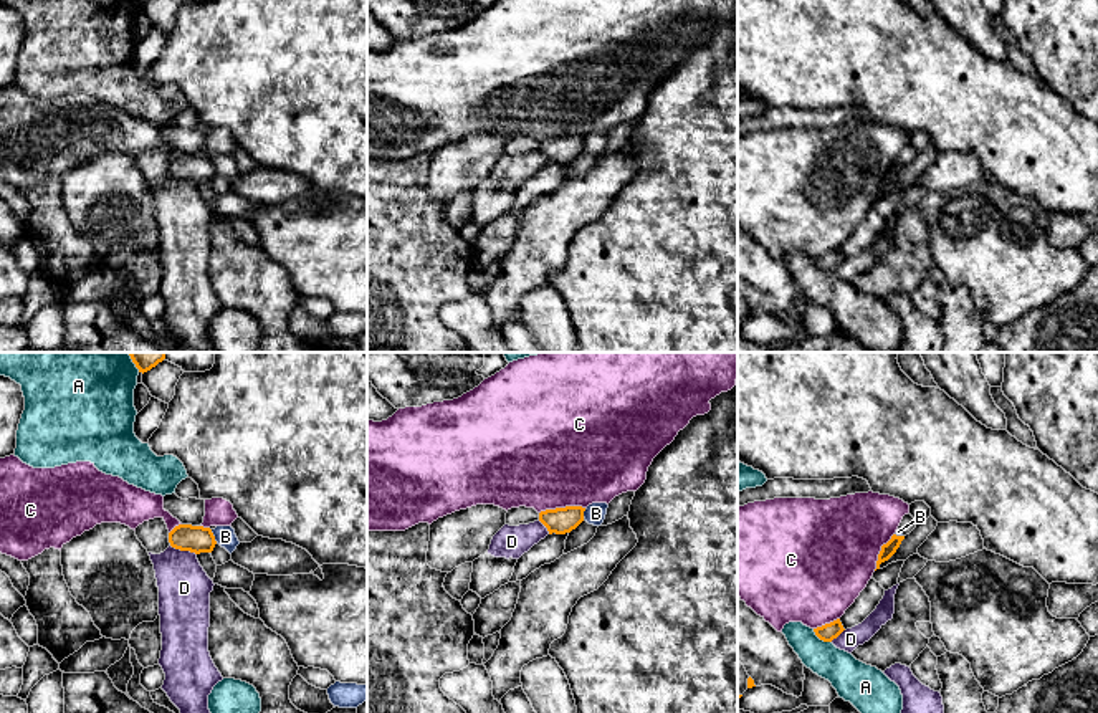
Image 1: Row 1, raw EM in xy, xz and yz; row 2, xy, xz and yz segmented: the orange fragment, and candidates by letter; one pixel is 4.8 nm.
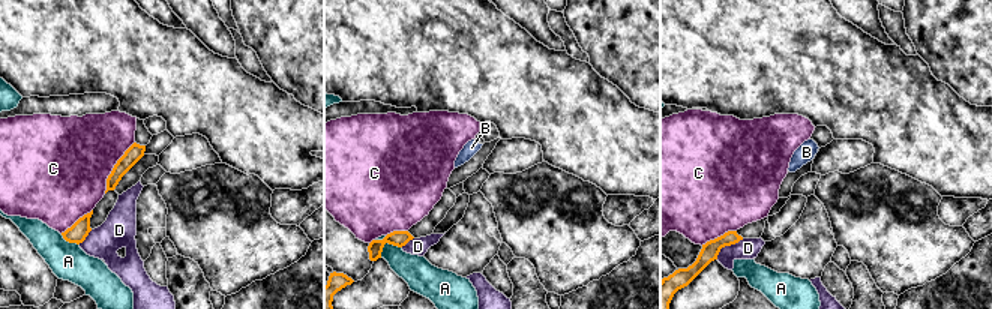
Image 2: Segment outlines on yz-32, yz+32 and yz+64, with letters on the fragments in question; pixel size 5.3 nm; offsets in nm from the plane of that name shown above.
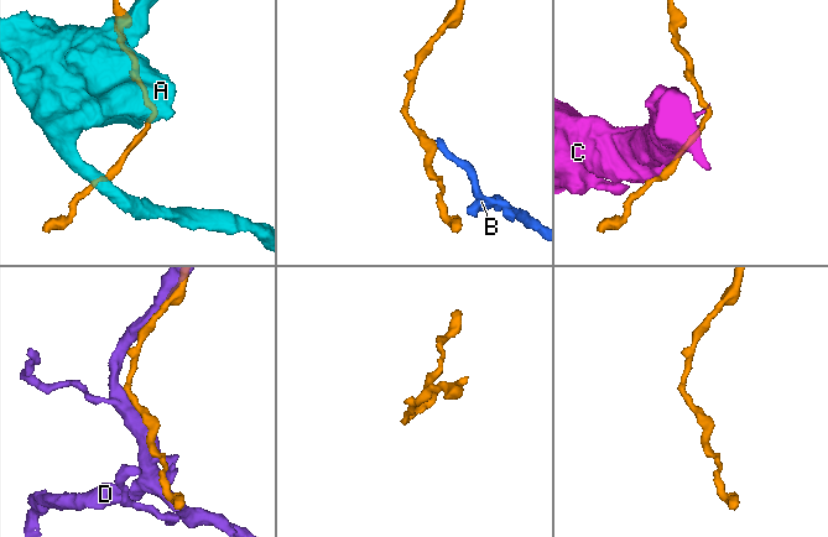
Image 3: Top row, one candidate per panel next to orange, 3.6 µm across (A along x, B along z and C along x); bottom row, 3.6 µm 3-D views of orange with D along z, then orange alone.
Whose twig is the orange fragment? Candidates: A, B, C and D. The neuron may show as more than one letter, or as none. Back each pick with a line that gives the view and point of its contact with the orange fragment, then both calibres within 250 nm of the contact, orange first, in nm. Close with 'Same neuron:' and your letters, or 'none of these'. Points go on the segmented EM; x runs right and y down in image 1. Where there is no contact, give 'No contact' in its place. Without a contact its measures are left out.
D: Touches orange at xy (184, 550). Thickness 130 nm (orange) against 260 nm
Same neuron: D

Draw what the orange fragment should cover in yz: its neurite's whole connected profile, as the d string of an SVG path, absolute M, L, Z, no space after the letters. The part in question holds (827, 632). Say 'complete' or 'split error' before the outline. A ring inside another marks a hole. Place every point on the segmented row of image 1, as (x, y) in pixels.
split error | M900 584L885 591L876 609L858 625L843 629L840 619L814 629L824 642L832 642L837 648L852 653L858 645L868 642L895 614L895 594Z

